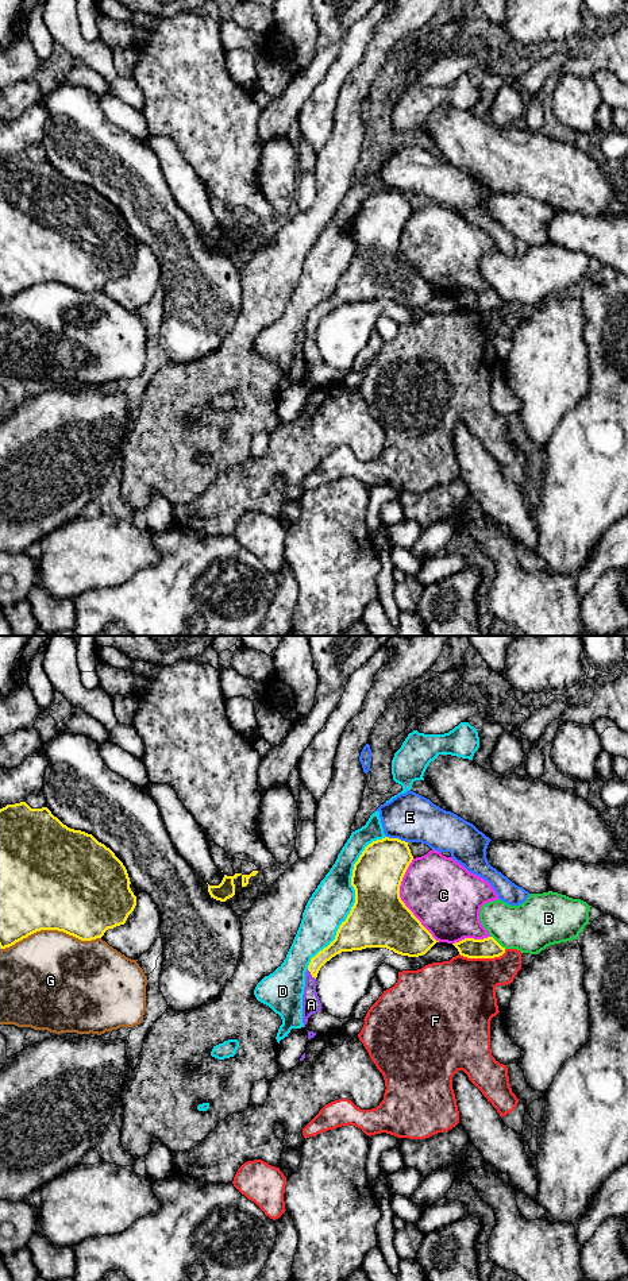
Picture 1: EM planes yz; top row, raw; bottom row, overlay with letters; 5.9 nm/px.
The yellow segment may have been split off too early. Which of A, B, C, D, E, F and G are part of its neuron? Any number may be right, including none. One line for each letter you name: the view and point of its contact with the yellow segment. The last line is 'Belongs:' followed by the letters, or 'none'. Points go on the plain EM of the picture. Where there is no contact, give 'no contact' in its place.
A: yz (311, 325)
Belongs: A

